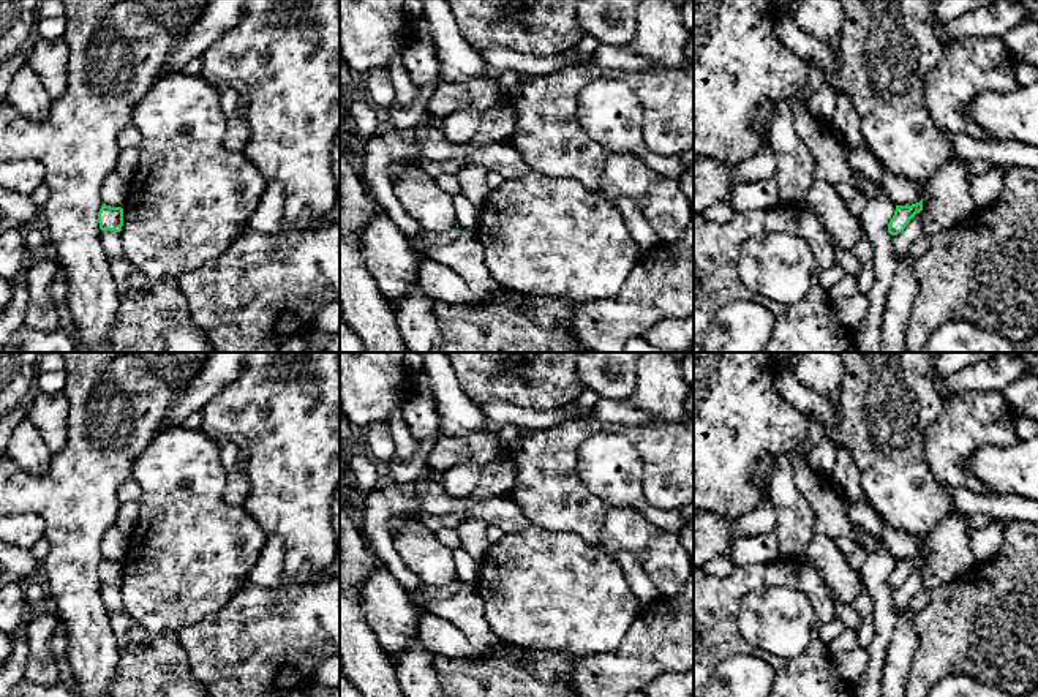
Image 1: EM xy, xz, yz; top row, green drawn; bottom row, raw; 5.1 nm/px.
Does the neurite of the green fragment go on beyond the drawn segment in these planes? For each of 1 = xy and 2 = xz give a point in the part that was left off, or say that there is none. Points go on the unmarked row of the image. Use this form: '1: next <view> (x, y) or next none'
1: next none
2: next none

